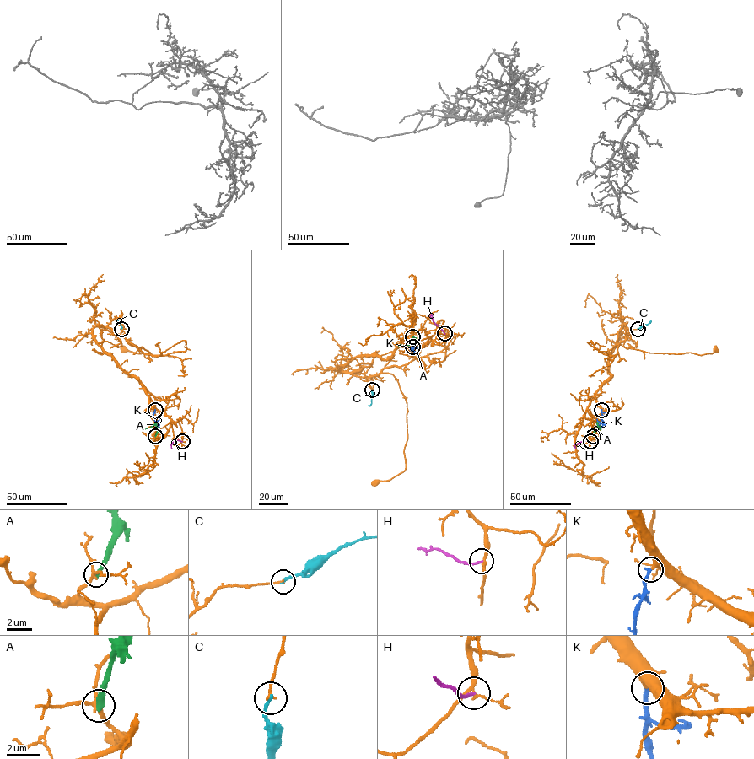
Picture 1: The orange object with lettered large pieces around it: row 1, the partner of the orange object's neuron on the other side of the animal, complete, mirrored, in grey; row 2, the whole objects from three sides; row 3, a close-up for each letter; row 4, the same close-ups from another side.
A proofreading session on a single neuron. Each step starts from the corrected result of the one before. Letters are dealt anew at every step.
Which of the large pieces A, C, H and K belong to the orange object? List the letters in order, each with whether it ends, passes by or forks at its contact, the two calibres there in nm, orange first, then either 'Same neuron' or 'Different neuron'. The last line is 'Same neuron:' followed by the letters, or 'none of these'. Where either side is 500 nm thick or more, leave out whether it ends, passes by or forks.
A: It ends there. Thickness 240 nm (orange) against 360 nm. Different neuron
C: It ends there. Thickness 160 nm (orange) against 200 nm. Different neuron
H: It ends there. Thickness 150 nm (orange) against 180 nm. Different neuron
K: Thickness 500 nm (orange) against 280 nm. Same neuron
Same neuron: K

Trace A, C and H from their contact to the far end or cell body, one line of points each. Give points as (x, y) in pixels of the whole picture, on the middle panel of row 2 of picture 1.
A: (412, 336), (412, 343), (399, 344)
C: (372, 390), (371, 404), (368, 405)
H: (444, 333), (433, 320), (432, 315)

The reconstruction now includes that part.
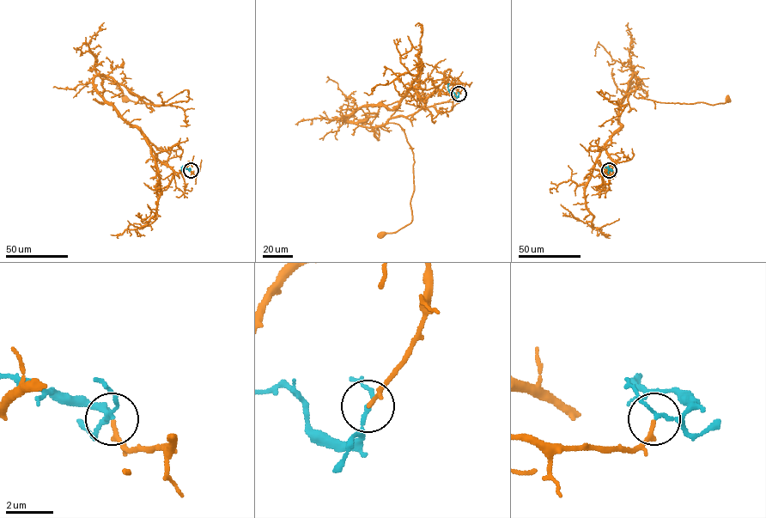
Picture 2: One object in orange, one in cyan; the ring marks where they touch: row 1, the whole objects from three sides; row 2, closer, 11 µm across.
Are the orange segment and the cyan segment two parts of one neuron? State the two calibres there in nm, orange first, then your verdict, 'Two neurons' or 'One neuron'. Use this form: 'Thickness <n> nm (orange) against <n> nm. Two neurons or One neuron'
Thickness 150 nm (orange) against 120 nm. Two neurons

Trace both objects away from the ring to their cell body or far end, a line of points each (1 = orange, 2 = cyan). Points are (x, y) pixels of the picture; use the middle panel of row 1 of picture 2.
1: (458, 94), (410, 88), (343, 118), (397, 124), (413, 155), (412, 220), (381, 235)
2: (458, 94), (456, 96), (449, 91), (449, 83)

